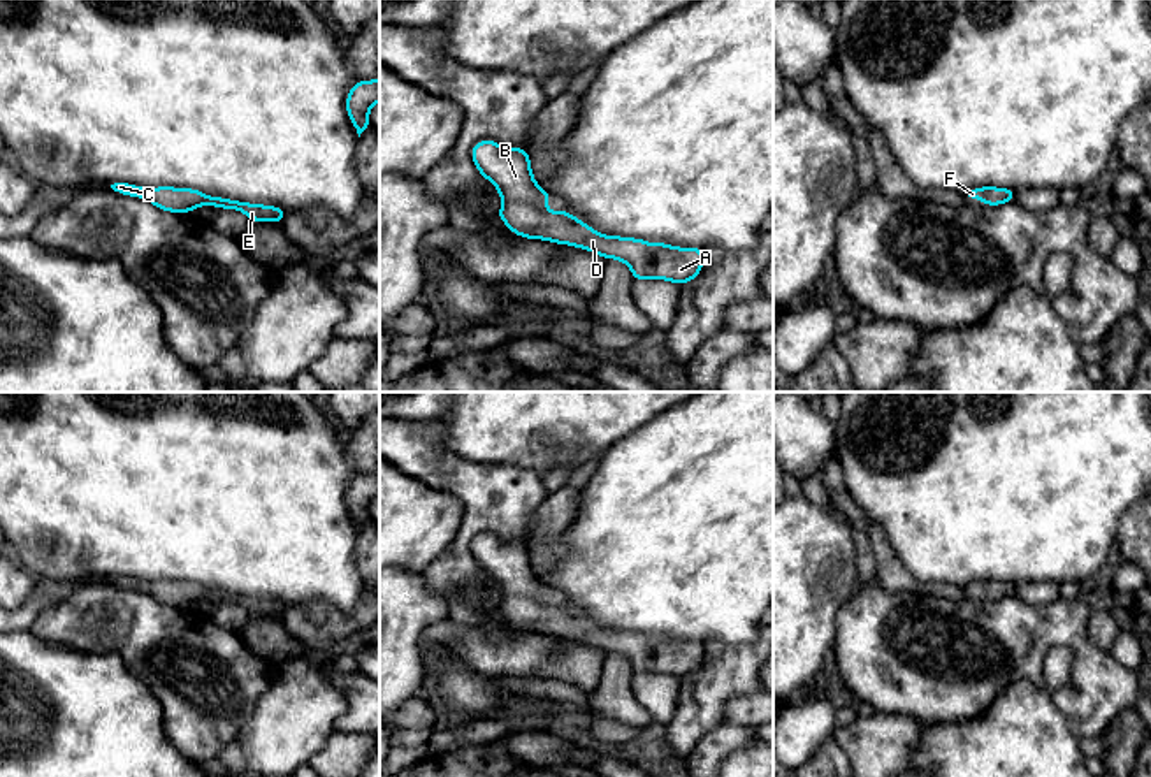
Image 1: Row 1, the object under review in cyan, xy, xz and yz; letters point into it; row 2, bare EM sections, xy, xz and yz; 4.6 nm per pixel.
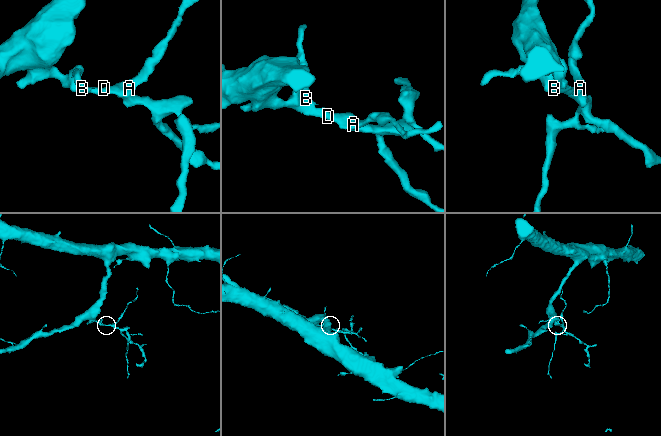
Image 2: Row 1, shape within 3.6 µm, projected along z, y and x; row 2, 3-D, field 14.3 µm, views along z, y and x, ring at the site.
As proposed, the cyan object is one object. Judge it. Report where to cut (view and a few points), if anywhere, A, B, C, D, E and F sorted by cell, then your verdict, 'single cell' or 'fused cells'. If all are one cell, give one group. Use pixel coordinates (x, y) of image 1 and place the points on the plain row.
no cut; A B C D E F; single cell

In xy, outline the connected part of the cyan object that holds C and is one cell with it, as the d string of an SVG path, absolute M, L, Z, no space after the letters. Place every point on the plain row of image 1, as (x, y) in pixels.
M114 577L111 578L111 582L121 589L146 592L153 599L170 606L192 606L195 601L200 599L214 599L221 603L237 603L253 615L279 617L286 610L286 606L276 599L262 599L223 591L209 591L204 585L192 582L172 582L172 580L146 582L130 577Z

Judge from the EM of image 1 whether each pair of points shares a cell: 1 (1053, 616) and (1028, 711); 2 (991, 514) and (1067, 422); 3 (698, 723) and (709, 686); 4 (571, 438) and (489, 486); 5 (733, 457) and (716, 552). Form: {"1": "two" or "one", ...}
{"1": "two", "2": "one", "3": "one", "4": "two", "5": "one"}

